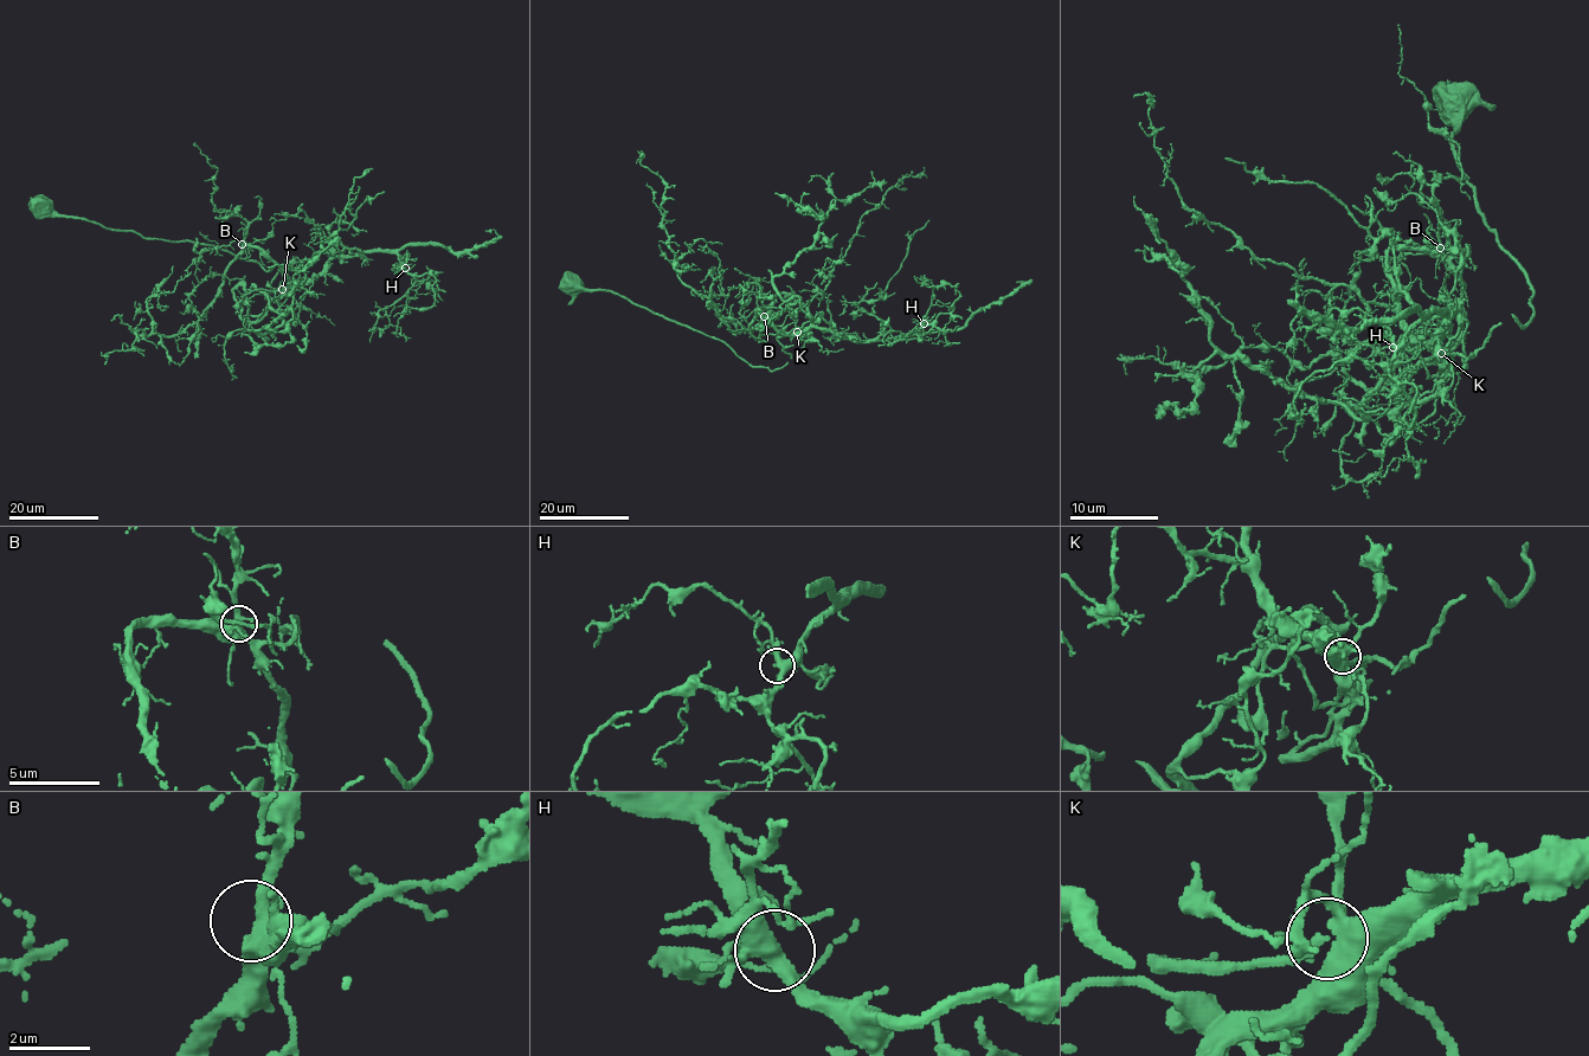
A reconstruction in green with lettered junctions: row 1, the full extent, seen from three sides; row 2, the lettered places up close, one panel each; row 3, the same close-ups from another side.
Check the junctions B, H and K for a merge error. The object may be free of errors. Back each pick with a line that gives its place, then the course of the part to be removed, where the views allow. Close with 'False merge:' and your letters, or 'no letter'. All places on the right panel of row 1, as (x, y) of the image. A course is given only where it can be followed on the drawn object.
False merge: no letter

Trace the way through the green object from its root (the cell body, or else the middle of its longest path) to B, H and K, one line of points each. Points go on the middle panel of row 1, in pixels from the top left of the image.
B: (574, 284), (616, 293), (774, 371), (791, 359), (777, 337), (802, 332), (810, 319), (783, 294), (764, 316)
H: (574, 284), (616, 293), (774, 371), (791, 359), (782, 334), (819, 328), (851, 341), (887, 341), (924, 323)
K: (574, 284), (616, 293), (722, 340), (752, 366), (774, 371), (791, 359), (777, 337), (797, 332)

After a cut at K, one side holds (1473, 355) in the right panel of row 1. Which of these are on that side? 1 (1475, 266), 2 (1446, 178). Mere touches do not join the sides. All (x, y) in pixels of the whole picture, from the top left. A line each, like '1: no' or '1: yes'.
1: no
2: no

